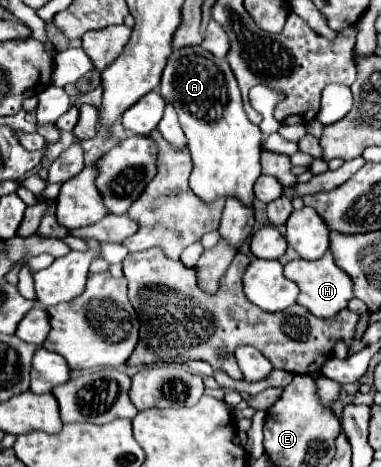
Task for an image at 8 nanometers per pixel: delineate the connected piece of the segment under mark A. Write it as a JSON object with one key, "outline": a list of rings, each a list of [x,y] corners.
{"outline":[[[188,46],[172,52],[162,74],[160,94],[168,98],[180,118],[192,154],[190,188],[202,202],[218,198],[236,198],[246,208],[254,208],[254,182],[260,176],[262,132],[242,110],[238,82],[226,62],[200,46]]]}

